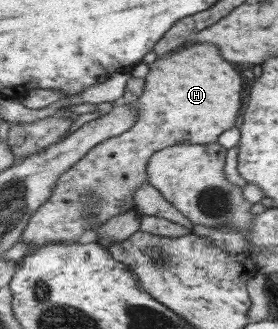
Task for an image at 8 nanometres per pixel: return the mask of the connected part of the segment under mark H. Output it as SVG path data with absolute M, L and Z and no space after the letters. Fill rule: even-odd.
M187 43L179 50L159 57L151 63L144 79L143 93L133 105L139 108L137 123L129 131L112 137L103 144L96 145L91 152L60 177L51 198L35 212L35 215L29 220L28 227L25 228L23 243L30 243L31 249L33 247L34 249L41 248L51 242L78 242L81 233L85 230L97 229L100 225L107 223L107 220L129 210L135 209L139 212L133 194L139 186L149 183L148 165L153 155L179 144L205 145L218 142L223 133L233 128L233 121L237 117L239 103L241 103L243 79L214 44L203 43L189 46ZM89 196L97 196L99 205L97 205L97 209L93 205L91 217L89 217L89 221L85 221L83 206L85 206L85 198Z

